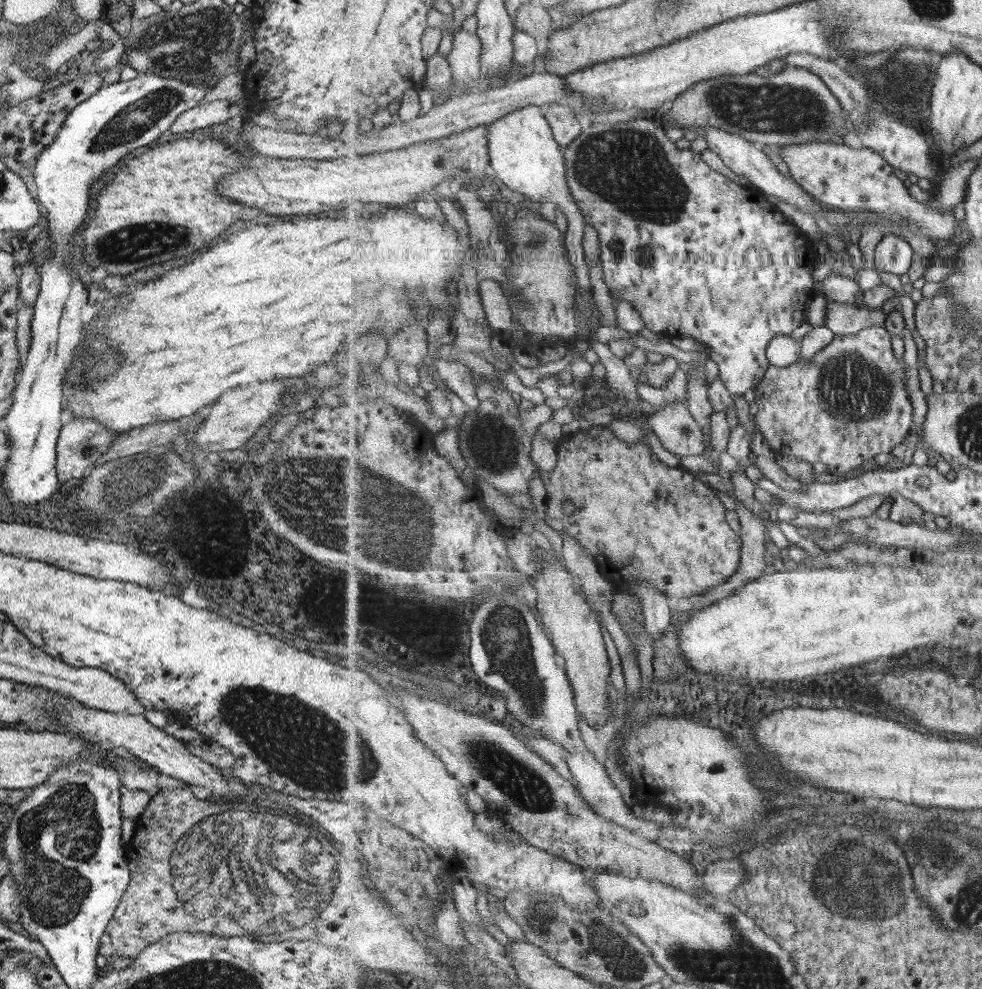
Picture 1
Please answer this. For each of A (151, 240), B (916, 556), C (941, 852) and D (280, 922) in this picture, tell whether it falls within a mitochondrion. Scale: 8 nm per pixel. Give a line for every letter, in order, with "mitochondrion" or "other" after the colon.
A: mitochondrion
B: other
C: mitochondrion
D: mitochondrion

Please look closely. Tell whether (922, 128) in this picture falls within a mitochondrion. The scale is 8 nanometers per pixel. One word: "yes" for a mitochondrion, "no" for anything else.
no

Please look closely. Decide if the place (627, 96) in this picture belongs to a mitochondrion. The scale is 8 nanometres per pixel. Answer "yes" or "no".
no

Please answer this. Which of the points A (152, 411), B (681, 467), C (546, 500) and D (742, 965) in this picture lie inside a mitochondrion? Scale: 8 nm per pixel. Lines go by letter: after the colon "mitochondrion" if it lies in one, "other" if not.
A: other
B: other
C: other
D: mitochondrion

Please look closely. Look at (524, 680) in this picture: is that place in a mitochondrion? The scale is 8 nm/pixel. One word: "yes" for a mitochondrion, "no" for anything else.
yes

